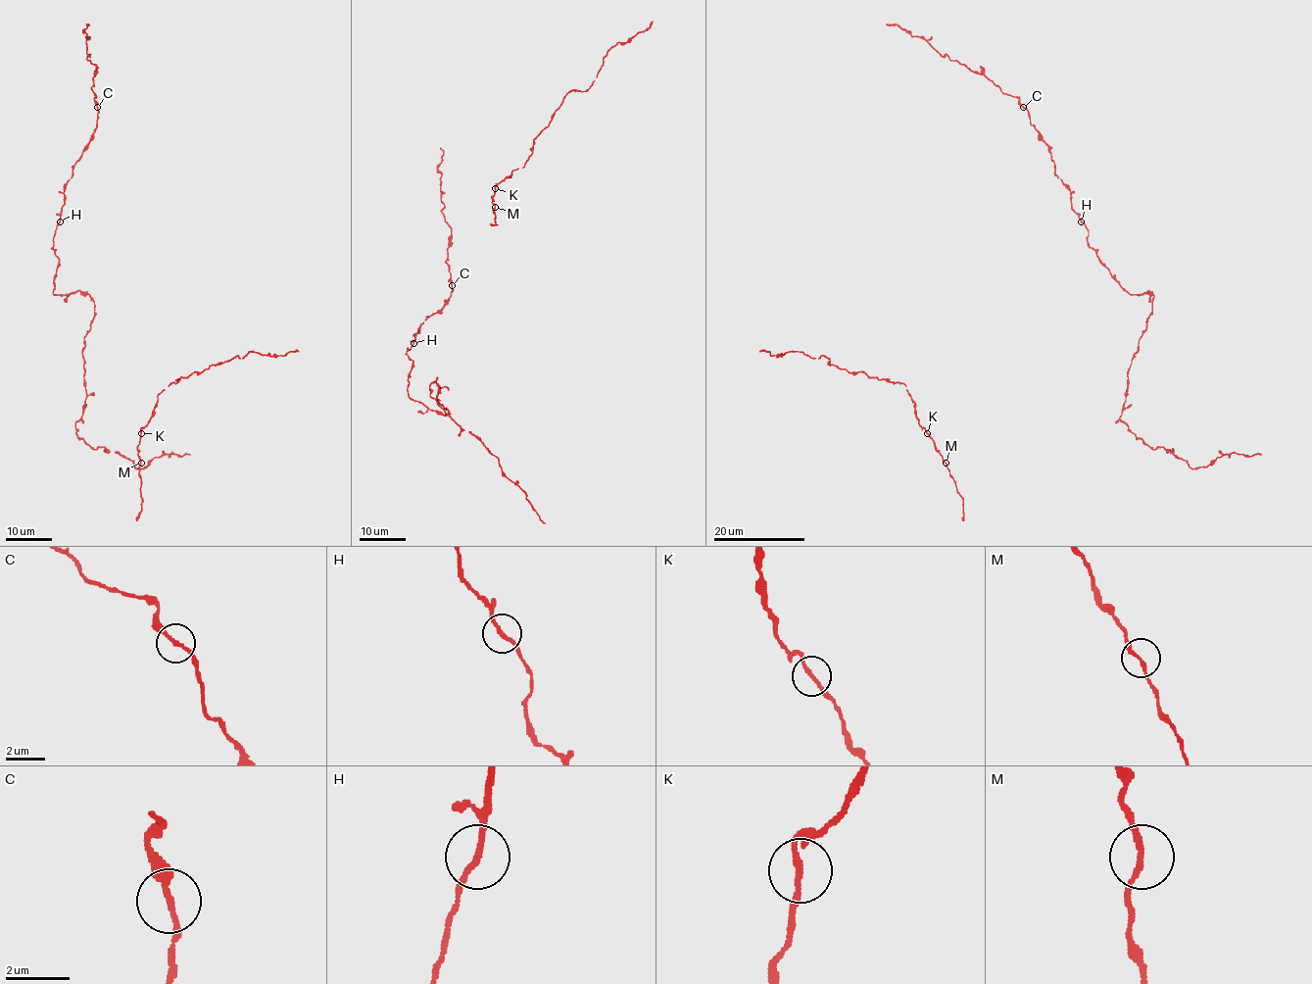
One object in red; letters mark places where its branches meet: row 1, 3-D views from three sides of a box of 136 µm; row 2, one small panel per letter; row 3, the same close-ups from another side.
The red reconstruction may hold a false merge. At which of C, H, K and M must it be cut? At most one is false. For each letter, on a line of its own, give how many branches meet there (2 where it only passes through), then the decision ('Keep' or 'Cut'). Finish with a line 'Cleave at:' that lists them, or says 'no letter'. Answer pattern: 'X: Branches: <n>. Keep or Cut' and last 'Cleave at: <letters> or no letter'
C: Branches: 2. Keep
H: Branches: 2. Keep
K: Branches: 2. Keep
M: Branches: 2. Keep
Cleave at: no letter

